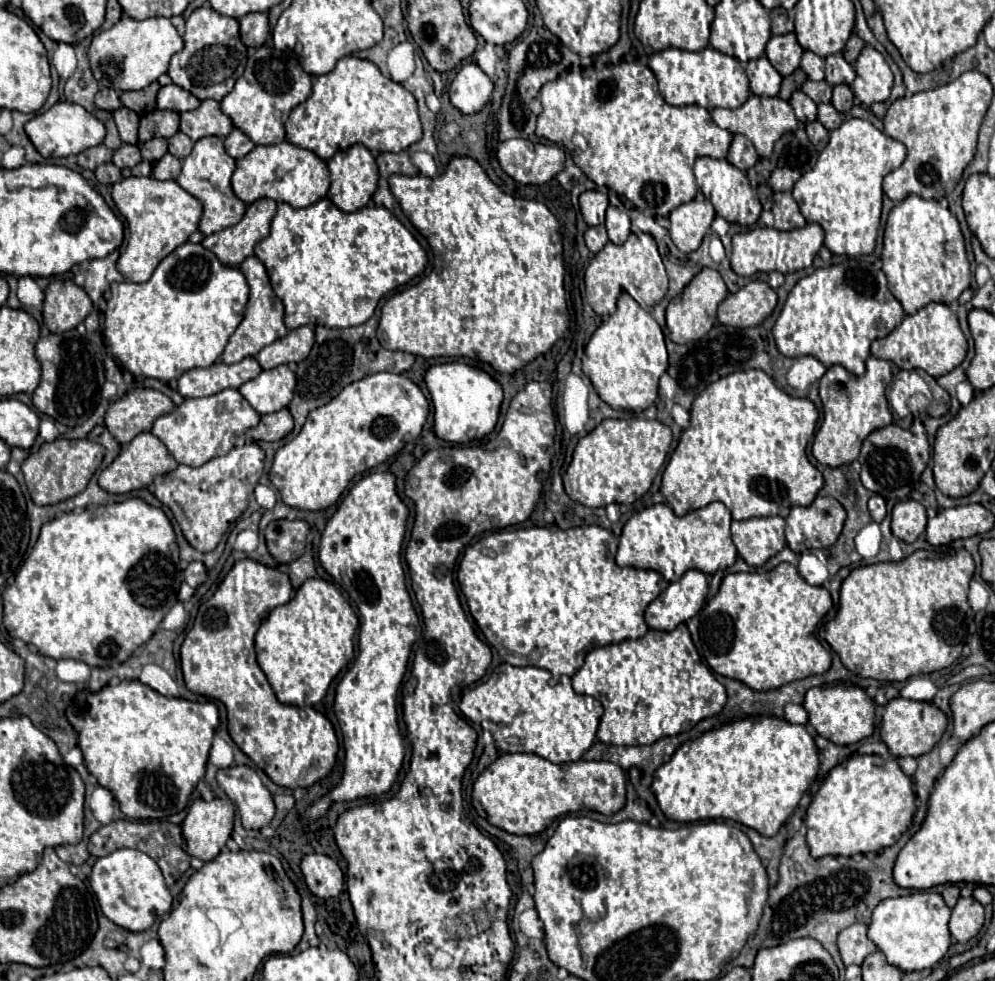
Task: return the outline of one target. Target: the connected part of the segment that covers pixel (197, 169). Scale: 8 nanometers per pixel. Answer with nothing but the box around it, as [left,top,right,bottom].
[176,137,246,235]

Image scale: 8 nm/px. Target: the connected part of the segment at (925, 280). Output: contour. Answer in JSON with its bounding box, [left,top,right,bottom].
[882,193,972,315]

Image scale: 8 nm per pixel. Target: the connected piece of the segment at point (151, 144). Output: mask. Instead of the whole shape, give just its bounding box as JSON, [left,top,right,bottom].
[142,137,168,163]

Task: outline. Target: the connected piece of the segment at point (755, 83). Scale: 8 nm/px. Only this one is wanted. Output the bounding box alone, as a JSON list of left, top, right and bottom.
[746,57,782,97]

